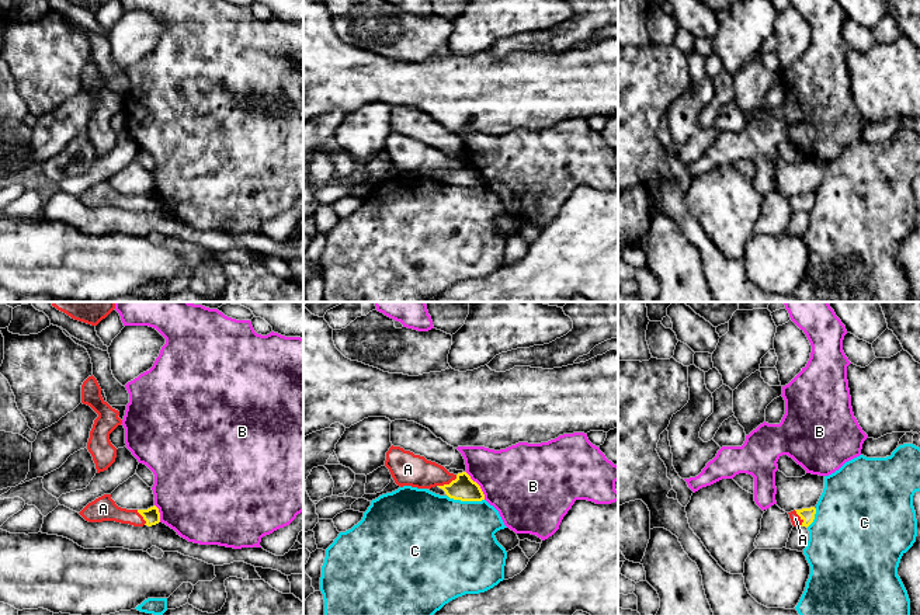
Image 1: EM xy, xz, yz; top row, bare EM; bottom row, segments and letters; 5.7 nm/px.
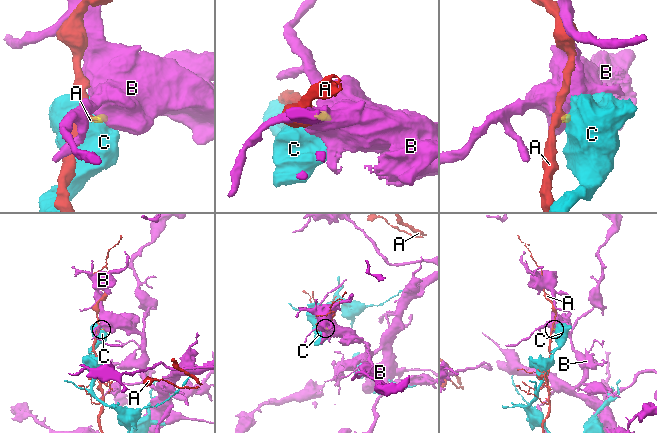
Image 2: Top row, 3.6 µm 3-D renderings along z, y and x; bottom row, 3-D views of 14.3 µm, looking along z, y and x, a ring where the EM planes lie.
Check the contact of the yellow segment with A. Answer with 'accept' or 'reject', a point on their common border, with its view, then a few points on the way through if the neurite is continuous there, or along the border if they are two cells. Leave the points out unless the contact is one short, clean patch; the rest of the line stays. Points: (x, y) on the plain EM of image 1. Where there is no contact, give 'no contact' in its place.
accept; meets yellow in xz at (450, 169); runs through xz (464, 174), (450, 169), (437, 160), (409, 155)

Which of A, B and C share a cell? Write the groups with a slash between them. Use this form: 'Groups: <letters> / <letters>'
Groups: A / B / C

